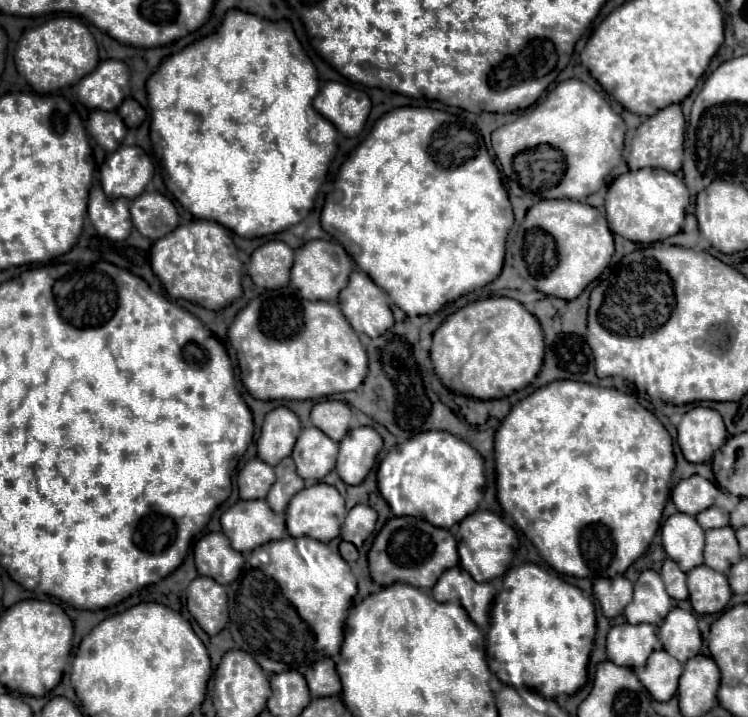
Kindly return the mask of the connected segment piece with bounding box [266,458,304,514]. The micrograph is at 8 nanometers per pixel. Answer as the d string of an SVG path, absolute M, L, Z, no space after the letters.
M284 458L278 466L274 466L276 470L276 482L270 488L270 494L266 496L266 502L270 504L270 508L274 512L284 512L290 498L304 488L304 480L296 474L296 466L292 462L292 458Z

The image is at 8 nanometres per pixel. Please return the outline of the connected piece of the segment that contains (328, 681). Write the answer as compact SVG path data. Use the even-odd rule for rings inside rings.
M324 658L322 662L316 662L306 670L304 676L312 696L334 696L342 690L332 658Z

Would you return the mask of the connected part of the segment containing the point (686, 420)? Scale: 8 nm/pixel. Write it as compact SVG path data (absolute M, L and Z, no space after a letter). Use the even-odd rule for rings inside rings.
M696 406L688 410L678 424L678 446L688 462L710 462L726 438L728 432L722 416L712 408Z

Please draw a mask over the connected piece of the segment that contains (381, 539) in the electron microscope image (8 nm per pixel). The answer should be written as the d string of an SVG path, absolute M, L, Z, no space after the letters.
M412 516L390 518L368 552L368 564L372 580L380 586L406 582L416 588L432 588L444 570L458 566L456 540L448 530L430 526L428 522Z

